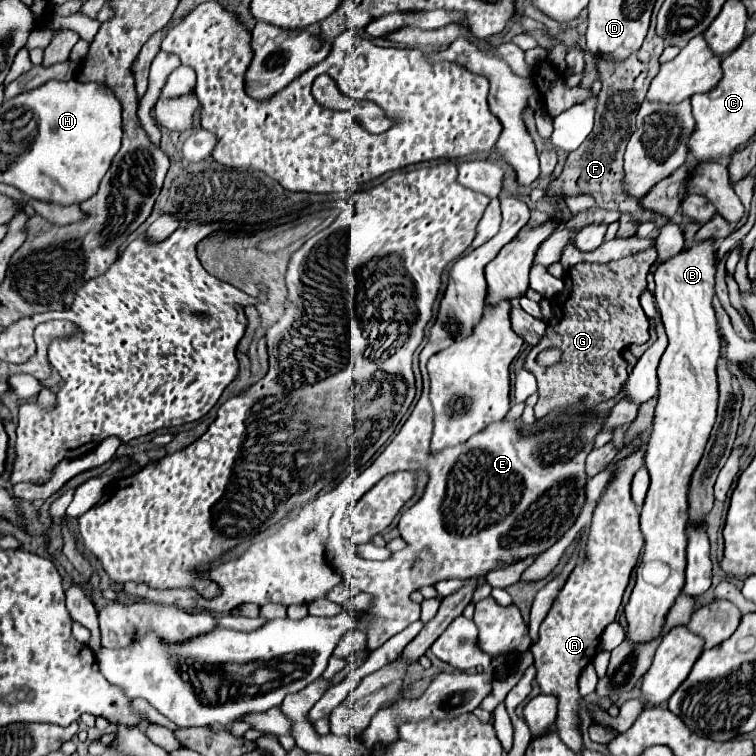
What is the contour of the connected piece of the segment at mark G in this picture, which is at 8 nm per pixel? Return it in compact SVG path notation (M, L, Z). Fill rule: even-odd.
M647 248L617 262L577 264L565 272L565 288L549 300L553 318L547 322L547 332L525 360L525 368L535 374L539 384L535 418L543 418L555 408L565 408L581 400L591 408L621 392L627 378L627 362L621 356L623 348L649 340L649 320L639 298L647 288L647 272L655 260L657 250ZM547 348L561 350L561 360L543 368L537 364L537 354Z

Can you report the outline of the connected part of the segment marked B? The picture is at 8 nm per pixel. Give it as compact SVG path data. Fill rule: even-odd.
M705 240L699 244L693 244L691 248L679 252L675 258L669 258L663 266L657 268L653 274L655 278L655 302L661 312L661 320L665 324L665 332L669 338L669 344L661 356L659 362L659 402L655 406L653 416L653 428L651 436L647 438L645 446L645 468L651 476L651 486L647 490L647 498L641 510L641 532L645 536L645 548L641 564L637 566L637 584L631 592L631 602L625 606L625 638L631 644L645 644L659 636L663 636L665 630L665 614L673 606L675 598L681 594L685 584L685 548L687 548L687 490L693 470L697 468L705 444L709 440L709 432L715 424L717 416L717 374L715 366L719 360L719 334L717 334L717 320L711 306L713 294L715 294L715 250L717 244L713 240Z

